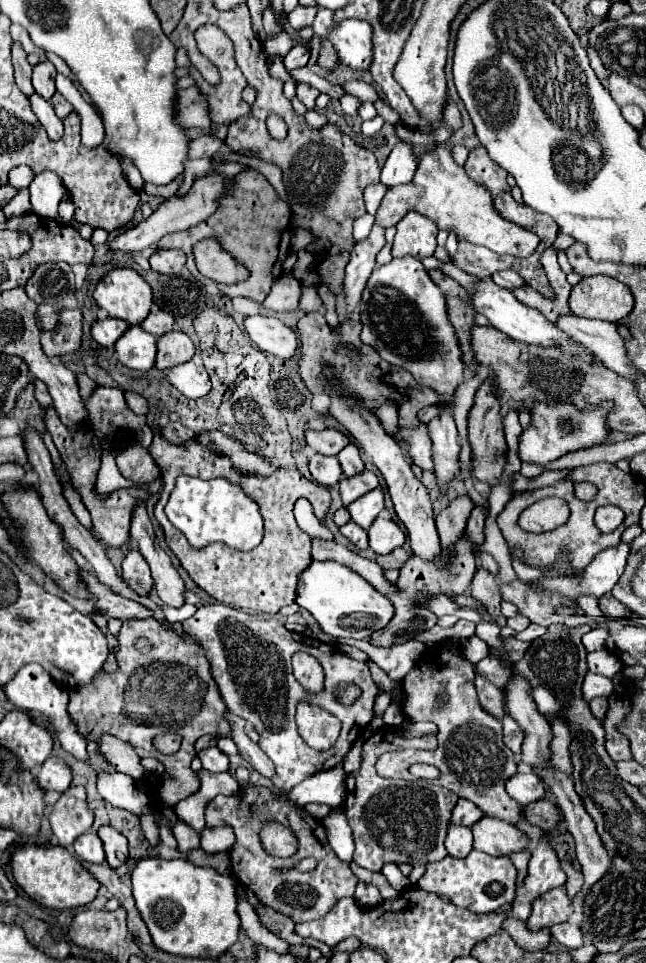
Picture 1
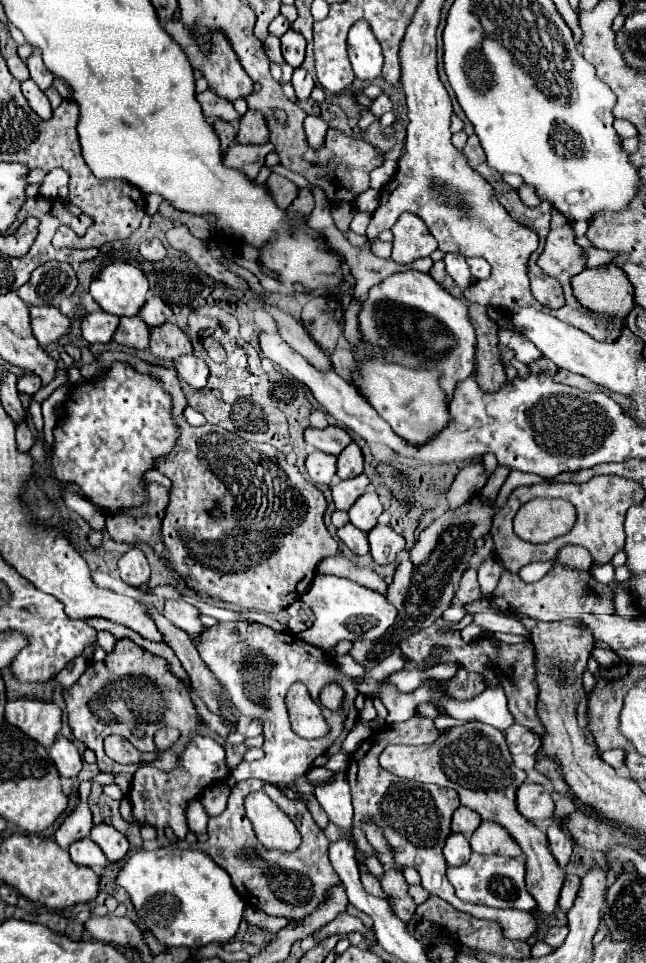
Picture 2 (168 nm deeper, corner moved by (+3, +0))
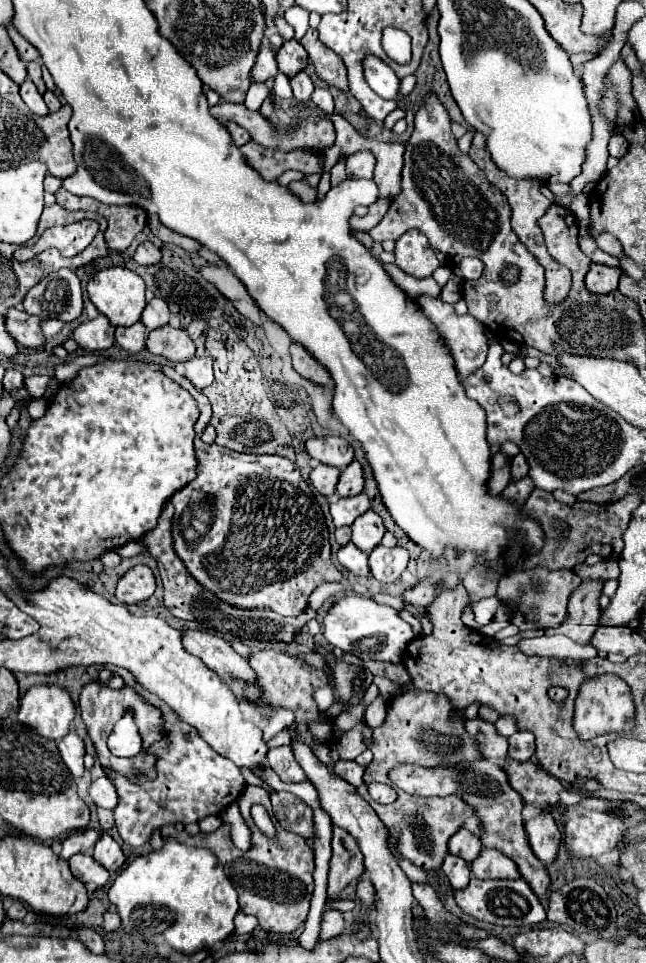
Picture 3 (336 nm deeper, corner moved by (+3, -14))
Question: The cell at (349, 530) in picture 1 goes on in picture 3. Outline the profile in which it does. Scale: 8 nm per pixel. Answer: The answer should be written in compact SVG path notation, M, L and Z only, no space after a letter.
M353 542L345 544L339 552L337 552L337 560L343 568L347 568L349 572L357 574L357 576L367 576L369 574L369 566L367 566L367 554L363 550L359 550Z

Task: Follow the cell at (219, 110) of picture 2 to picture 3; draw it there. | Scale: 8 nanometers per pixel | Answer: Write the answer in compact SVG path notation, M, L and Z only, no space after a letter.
M221 100L217 106L211 108L211 114L221 120L221 122L237 122L239 126L243 126L245 130L251 132L251 138L255 142L259 142L265 148L271 150L281 150L281 152L291 152L291 150L299 150L299 148L307 148L313 154L325 154L327 148L331 148L335 144L335 128L331 122L331 116L319 116L319 114L311 114L307 118L299 118L297 122L291 122L287 130L279 130L277 126L273 126L259 110L247 110L245 104L231 104Z

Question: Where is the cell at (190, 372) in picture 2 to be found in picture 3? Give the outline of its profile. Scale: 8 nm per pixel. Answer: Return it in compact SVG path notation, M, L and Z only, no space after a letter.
M191 358L185 362L185 376L197 390L207 388L213 382L213 360L205 358Z

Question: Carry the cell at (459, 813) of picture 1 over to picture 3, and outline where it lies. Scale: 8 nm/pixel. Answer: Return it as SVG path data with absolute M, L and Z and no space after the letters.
M461 828L461 830L449 840L449 854L459 856L459 858L463 858L465 862L473 862L473 860L479 856L481 848L483 848L481 840L479 840L477 836L469 834L465 828Z

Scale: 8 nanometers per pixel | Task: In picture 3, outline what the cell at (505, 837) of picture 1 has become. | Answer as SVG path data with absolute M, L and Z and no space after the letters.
M483 848L479 858L475 858L469 866L471 866L473 876L481 878L481 880L499 880L499 878L517 880L517 878L521 878L517 864L495 848Z

